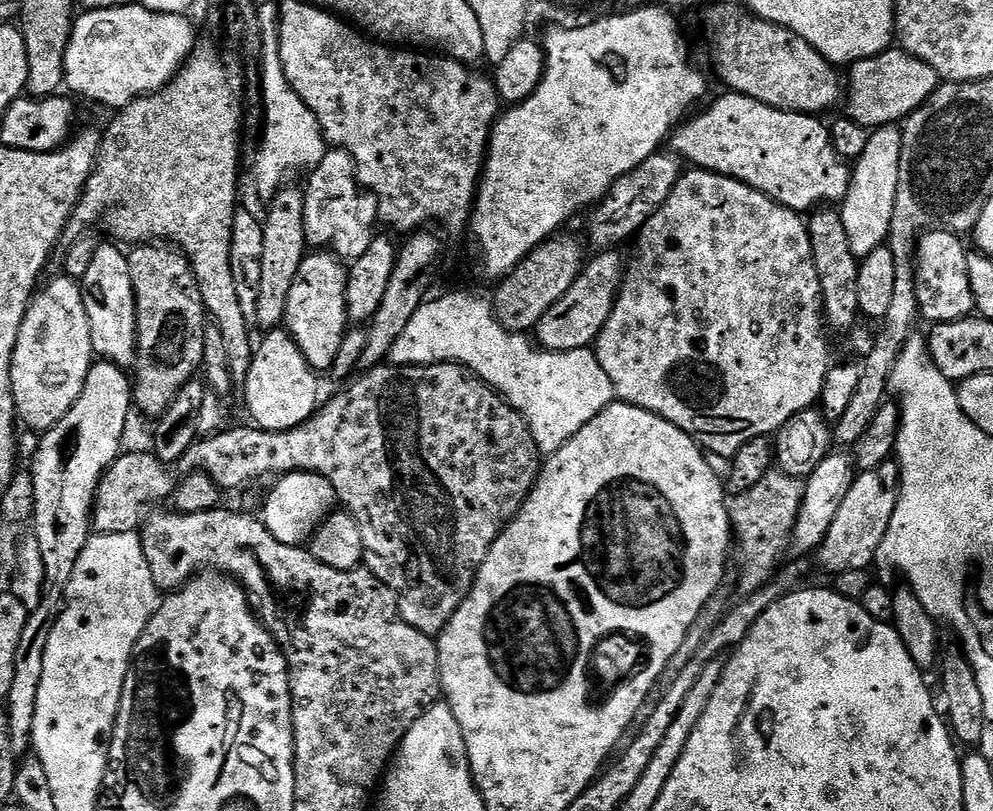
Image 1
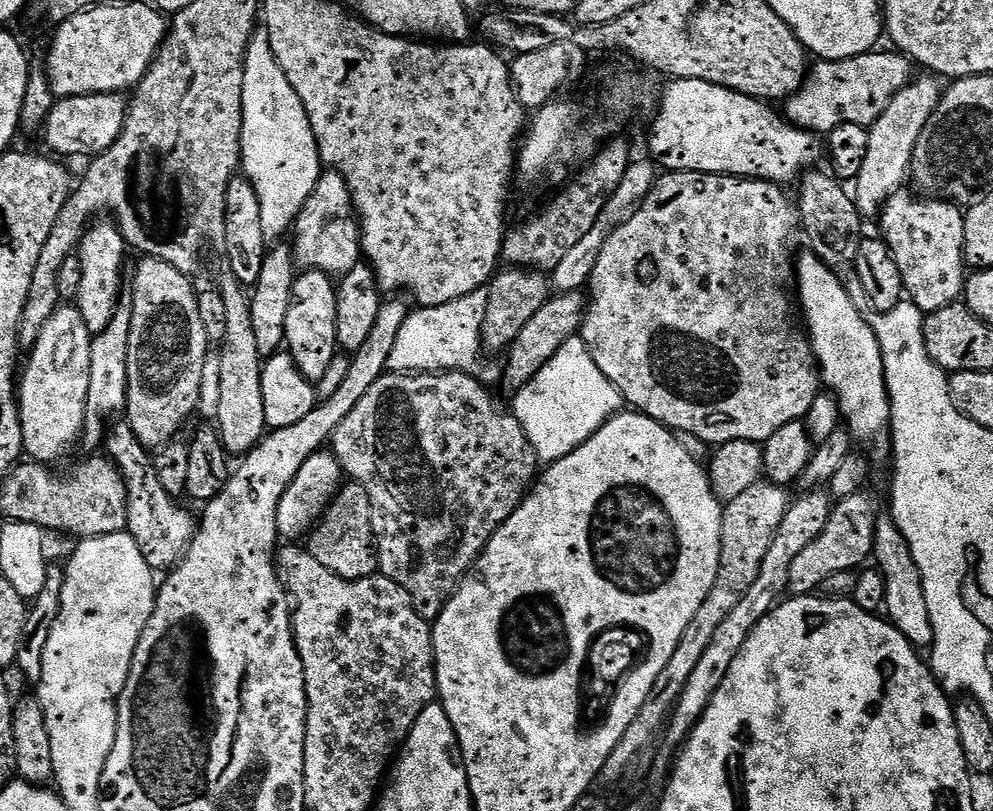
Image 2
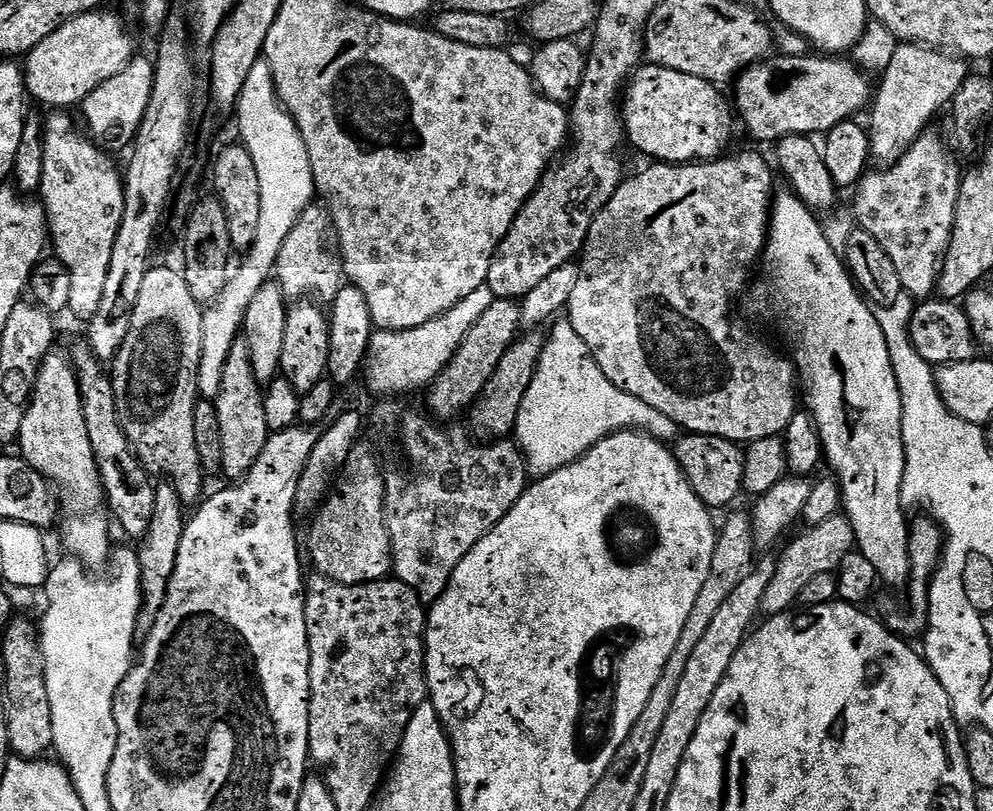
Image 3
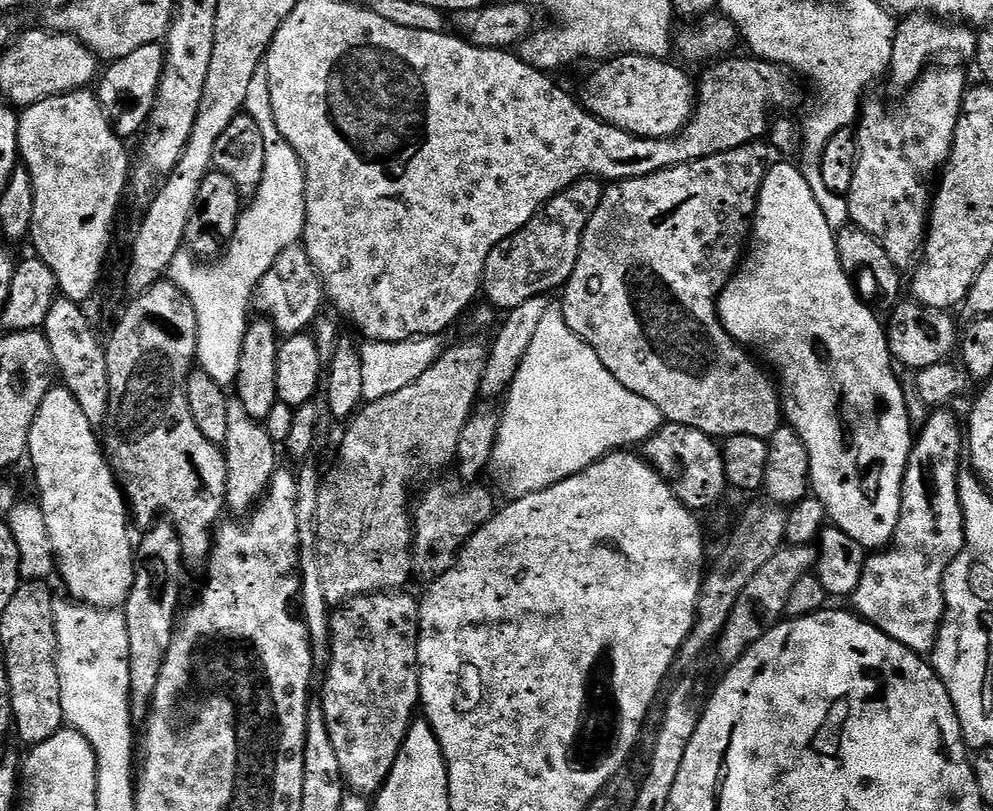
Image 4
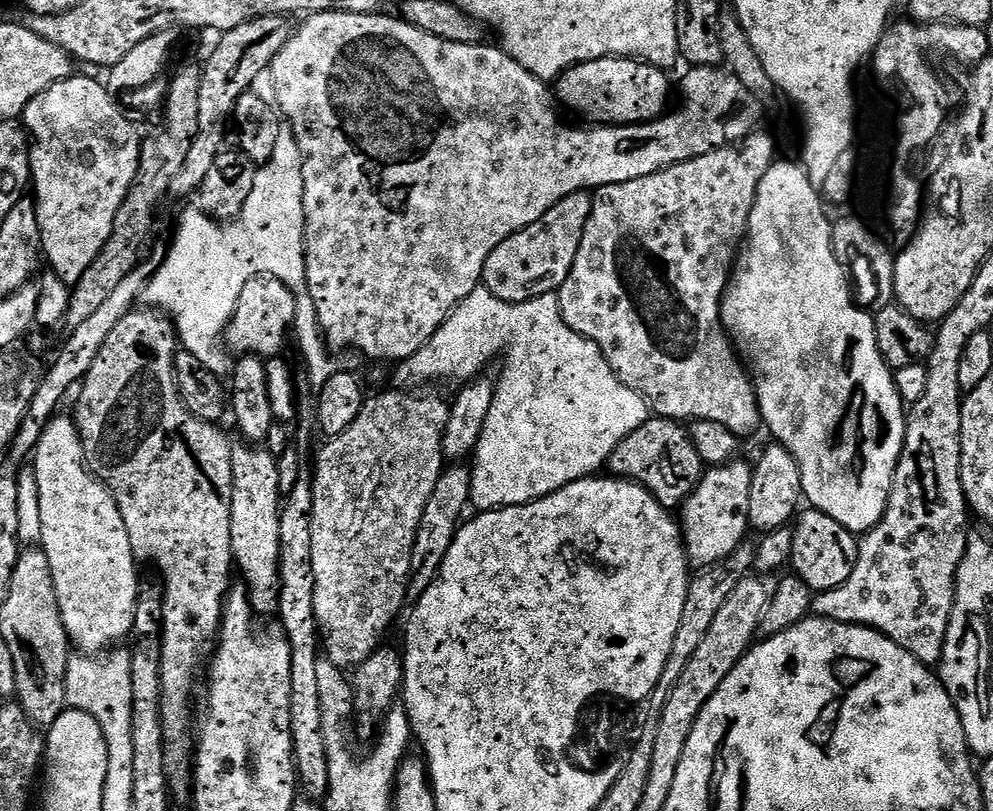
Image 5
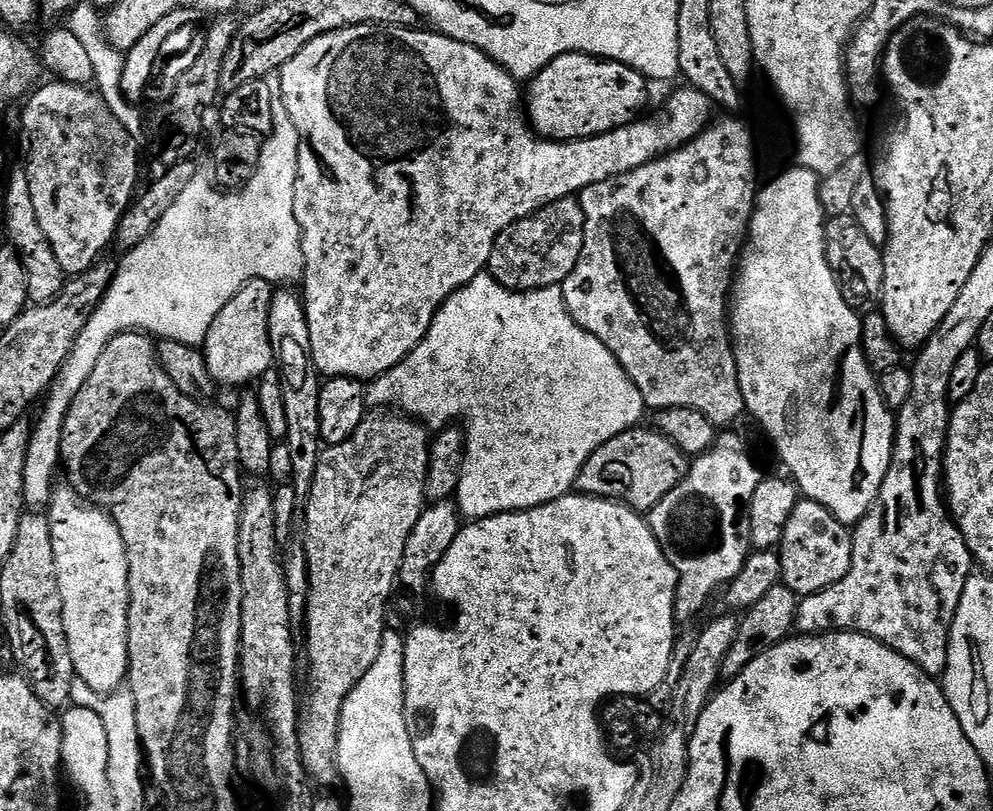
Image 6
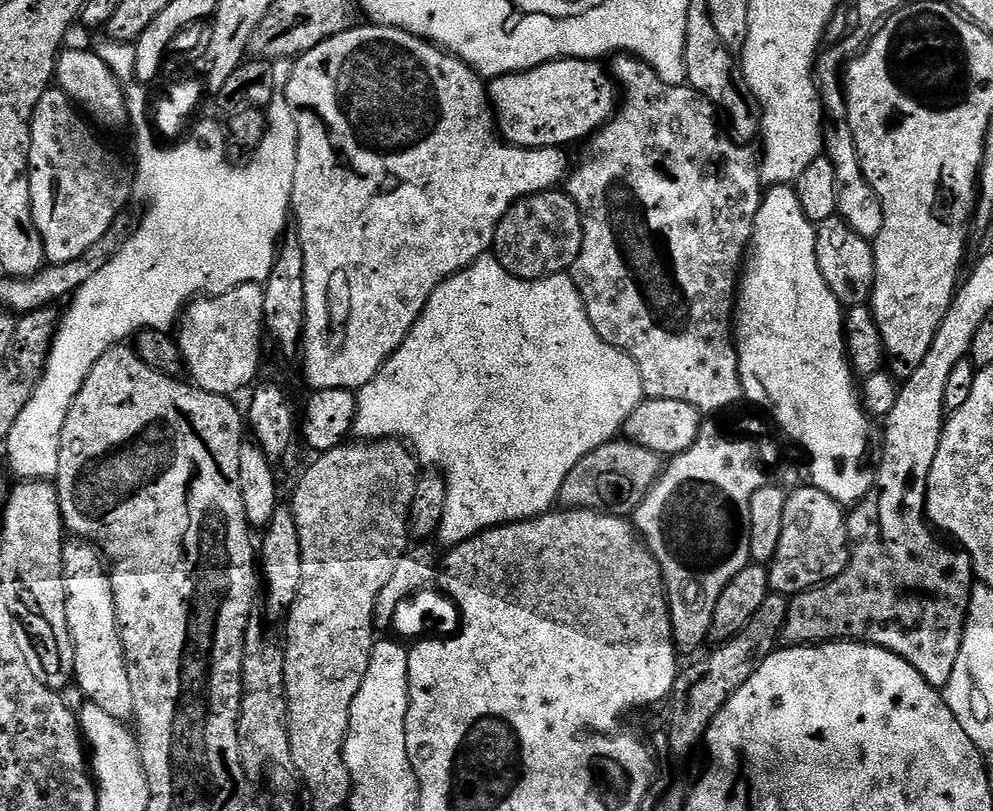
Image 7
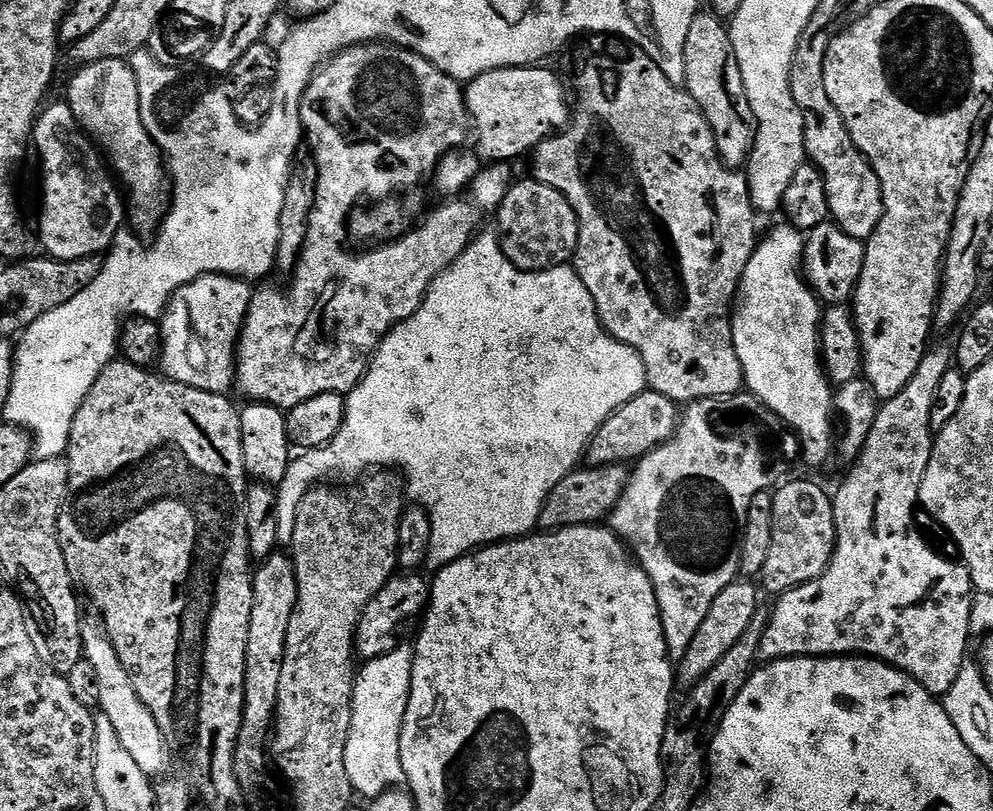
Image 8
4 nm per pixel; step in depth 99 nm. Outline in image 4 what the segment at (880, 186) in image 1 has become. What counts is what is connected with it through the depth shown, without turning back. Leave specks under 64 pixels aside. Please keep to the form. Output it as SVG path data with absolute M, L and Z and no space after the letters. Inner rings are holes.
M931 14L905 16L896 25L894 54L890 58L886 81L899 94L907 93L933 62L960 66L965 63L963 60L971 61L976 54L977 39L977 33L971 27L953 26Z

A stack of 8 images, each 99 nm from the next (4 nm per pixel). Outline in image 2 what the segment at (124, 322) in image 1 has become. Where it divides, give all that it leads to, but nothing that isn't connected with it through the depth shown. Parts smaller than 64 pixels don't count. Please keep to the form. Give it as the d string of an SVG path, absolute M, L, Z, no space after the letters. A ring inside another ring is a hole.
M115 223L112 224L96 224L91 225L90 230L85 231L84 236L78 245L78 259L82 266L82 286L76 295L74 306L82 314L82 322L86 322L88 331L95 334L106 328L106 322L110 322L110 318L114 314L114 306L120 299L122 285L120 285L120 271L124 268L124 252L126 253L126 245L124 236Z

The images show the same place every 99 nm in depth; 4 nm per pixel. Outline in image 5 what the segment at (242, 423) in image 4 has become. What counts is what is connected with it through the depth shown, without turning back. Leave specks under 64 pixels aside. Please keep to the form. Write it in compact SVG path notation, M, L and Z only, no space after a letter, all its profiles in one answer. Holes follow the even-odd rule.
M240 446L232 449L232 513L230 514L230 542L232 543L232 559L235 567L244 575L243 583L246 585L248 599L252 603L253 613L272 612L279 613L280 610L280 510L282 507L282 497L278 486L278 459L275 455L271 456L264 446Z

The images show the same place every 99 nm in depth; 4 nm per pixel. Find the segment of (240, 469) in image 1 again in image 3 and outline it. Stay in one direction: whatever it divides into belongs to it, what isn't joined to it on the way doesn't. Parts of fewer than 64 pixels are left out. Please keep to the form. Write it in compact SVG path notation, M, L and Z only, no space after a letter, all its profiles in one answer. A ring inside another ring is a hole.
M400 398L381 399L378 403L380 405L376 408L376 413L372 416L372 420L370 416L370 424L376 427L376 436L380 439L381 453L379 452L379 455L382 457L382 471L384 474L384 521L386 522L386 530L390 534L392 572L395 579L402 581L406 586L410 586L410 590L414 590L414 594L418 594L418 598L423 604L431 606L436 603L437 598L446 590L446 586L450 582L458 562L462 562L462 558L466 558L466 554L470 554L470 550L474 550L476 543L493 526L498 522L502 522L502 518L514 507L518 502L518 498L522 498L525 488L530 483L530 469L528 461L524 458L524 453L520 450L520 445L511 439L478 443L470 435L467 427L459 428L456 422L443 426L441 423L435 422L431 415L425 414L423 411L420 413L418 409L411 408L410 405L403 404L402 401L404 400Z

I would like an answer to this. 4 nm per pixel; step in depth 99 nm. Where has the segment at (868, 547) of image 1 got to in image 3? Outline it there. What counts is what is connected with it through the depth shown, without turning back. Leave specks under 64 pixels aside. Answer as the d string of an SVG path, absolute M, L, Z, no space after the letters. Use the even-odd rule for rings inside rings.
M838 514L834 518L826 518L826 522L818 526L804 530L801 536L794 537L786 544L783 545L784 553L775 557L774 576L770 578L770 586L766 586L766 594L762 594L760 611L765 617L789 611L799 601L802 590L814 577L823 572L835 572L840 567L842 558L856 548L856 535L848 517Z

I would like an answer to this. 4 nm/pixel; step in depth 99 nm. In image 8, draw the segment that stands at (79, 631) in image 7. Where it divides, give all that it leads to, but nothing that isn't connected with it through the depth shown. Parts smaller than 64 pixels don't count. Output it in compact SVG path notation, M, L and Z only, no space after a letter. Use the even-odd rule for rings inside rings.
M99 619L85 623L80 629L84 639L84 660L92 667L92 676L96 679L96 696L100 699L99 711L110 718L110 726L114 726L114 734L118 734L118 742L130 753L130 758L150 778L156 778L165 771L168 760L170 764L170 749L154 714L138 698L138 694L132 685L130 674L126 666L118 658L118 650L114 650L112 640L104 631L103 623ZM161 771L161 772L160 772ZM160 772L160 773L159 773ZM157 775L157 776L156 776Z

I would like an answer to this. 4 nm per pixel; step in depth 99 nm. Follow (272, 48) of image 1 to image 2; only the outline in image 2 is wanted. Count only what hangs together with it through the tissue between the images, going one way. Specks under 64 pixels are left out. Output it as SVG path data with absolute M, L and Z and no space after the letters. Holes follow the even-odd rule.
M264 26L253 32L248 52L244 55L240 168L260 199L265 241L287 237L296 223L296 215L318 182L322 165L302 98L298 98L282 66L278 66L278 58L274 58L268 30Z

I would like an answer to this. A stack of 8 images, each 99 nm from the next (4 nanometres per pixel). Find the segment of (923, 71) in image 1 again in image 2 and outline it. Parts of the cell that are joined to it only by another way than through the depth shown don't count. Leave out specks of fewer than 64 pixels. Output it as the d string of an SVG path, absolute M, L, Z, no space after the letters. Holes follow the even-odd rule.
M873 50L845 60L817 59L807 69L804 84L783 101L783 115L796 127L817 134L829 134L843 123L871 128L892 101L892 96L905 88L914 76L913 61L907 56L895 50L880 51Z

